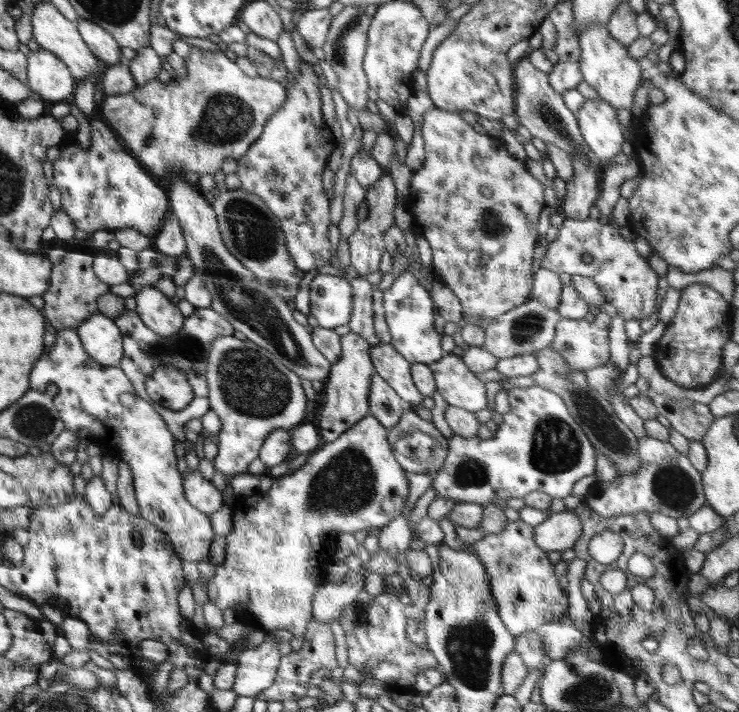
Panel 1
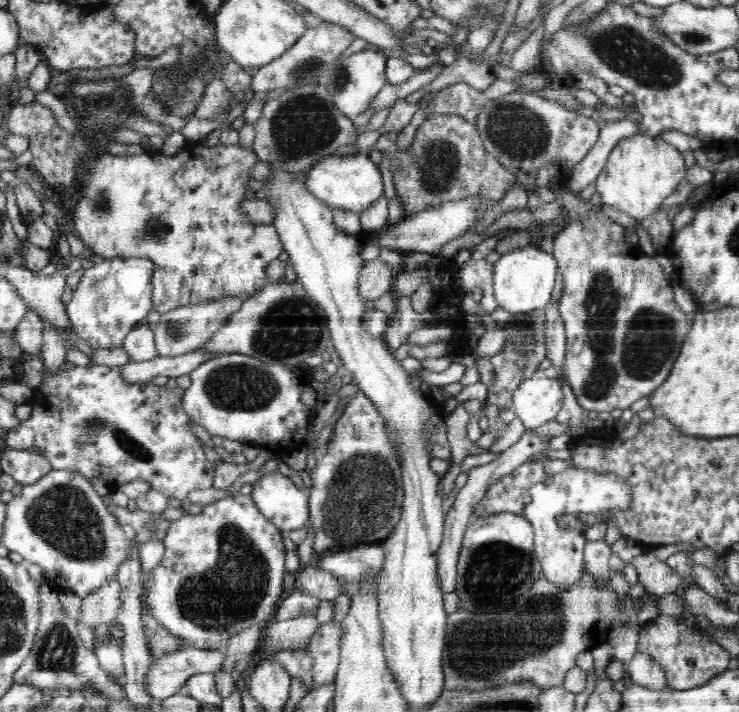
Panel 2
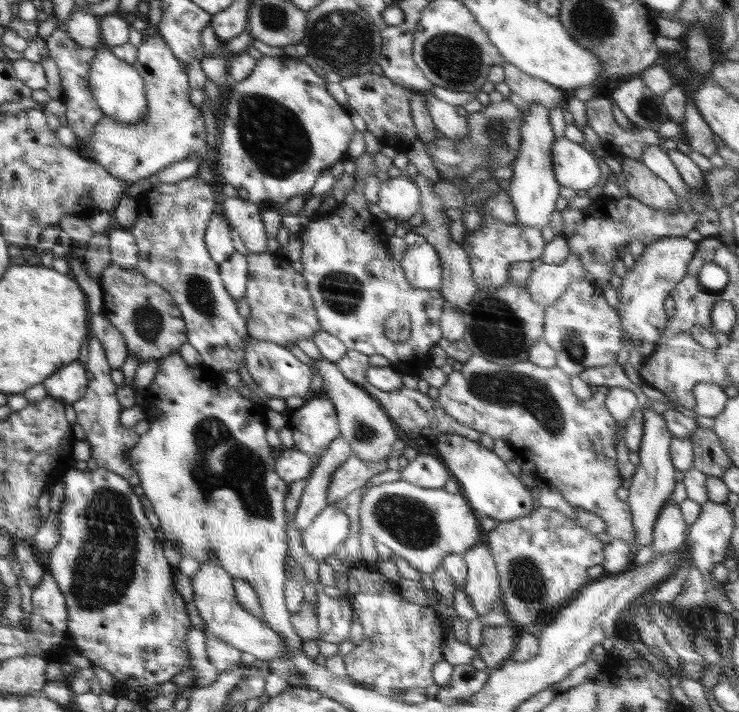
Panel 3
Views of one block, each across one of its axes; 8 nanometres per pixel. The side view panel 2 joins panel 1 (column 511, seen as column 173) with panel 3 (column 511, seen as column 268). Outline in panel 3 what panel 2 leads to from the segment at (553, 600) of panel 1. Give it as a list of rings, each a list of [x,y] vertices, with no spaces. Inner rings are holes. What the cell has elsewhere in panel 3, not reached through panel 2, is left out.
[[[538,507],[514,520],[498,521],[496,527],[487,533],[490,553],[494,559],[500,586],[500,599],[509,622],[521,631],[529,625],[538,624],[540,614],[548,614],[566,607],[588,585],[586,570],[604,563],[604,543],[593,532],[568,519],[562,512]]]

